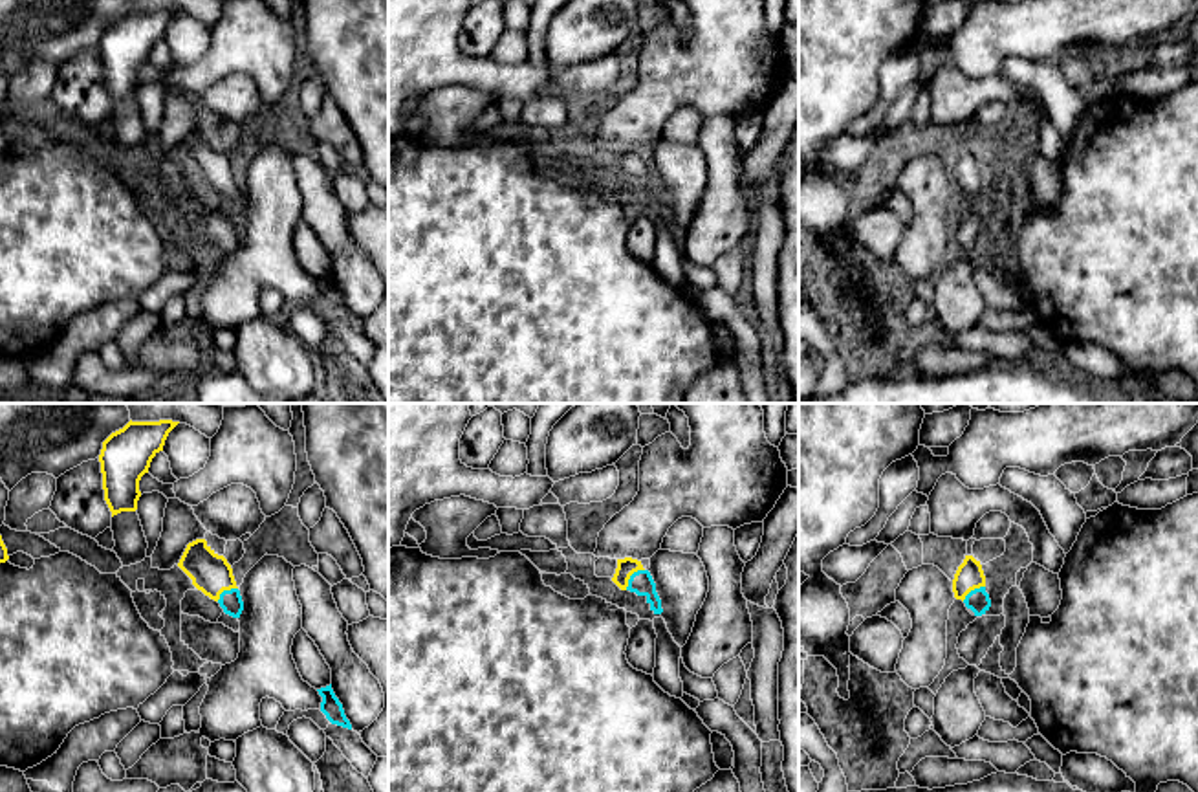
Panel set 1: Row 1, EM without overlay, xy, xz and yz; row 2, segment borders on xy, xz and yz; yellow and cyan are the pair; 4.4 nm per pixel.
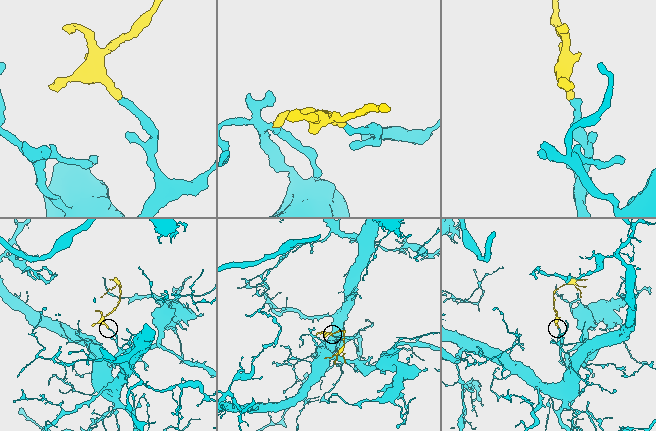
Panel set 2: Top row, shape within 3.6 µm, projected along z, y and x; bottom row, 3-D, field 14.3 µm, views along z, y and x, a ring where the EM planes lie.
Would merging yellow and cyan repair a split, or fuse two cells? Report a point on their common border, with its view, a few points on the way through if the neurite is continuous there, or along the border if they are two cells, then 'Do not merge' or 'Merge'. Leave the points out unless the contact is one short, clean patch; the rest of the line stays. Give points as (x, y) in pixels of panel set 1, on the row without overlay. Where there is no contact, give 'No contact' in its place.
Touches yellow at xz (631, 164). Path across: xz (625, 156), (631, 164), (642, 173). Merge

